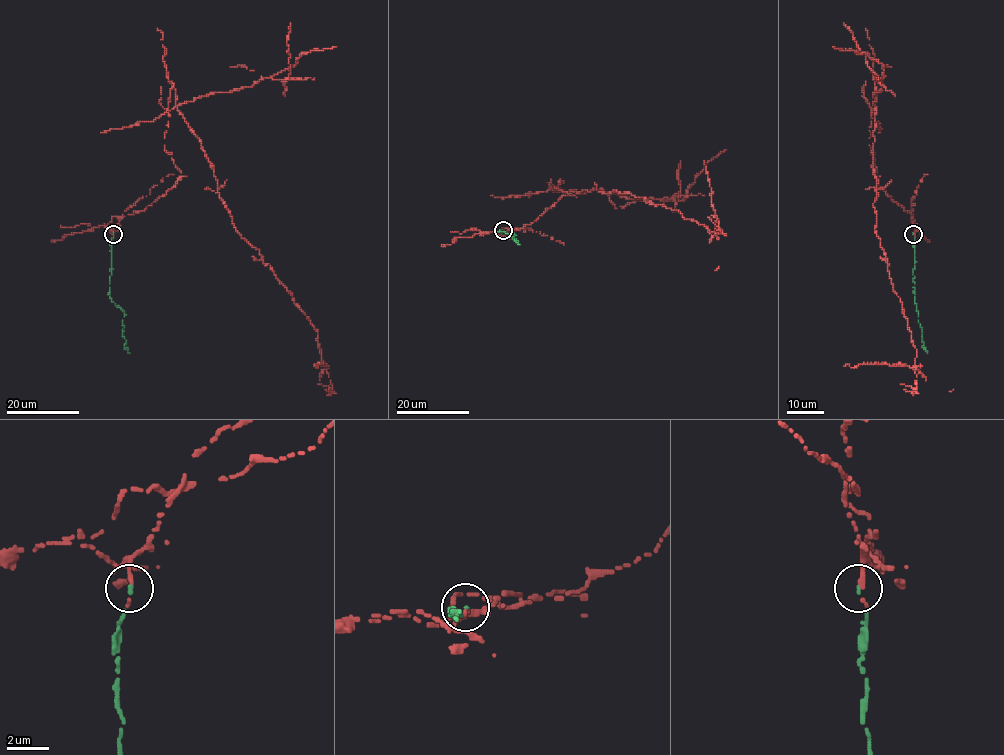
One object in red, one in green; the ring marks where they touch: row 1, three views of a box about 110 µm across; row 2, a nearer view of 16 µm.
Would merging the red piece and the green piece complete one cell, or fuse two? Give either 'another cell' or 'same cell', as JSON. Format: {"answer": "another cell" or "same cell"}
{"answer": "another cell"}

